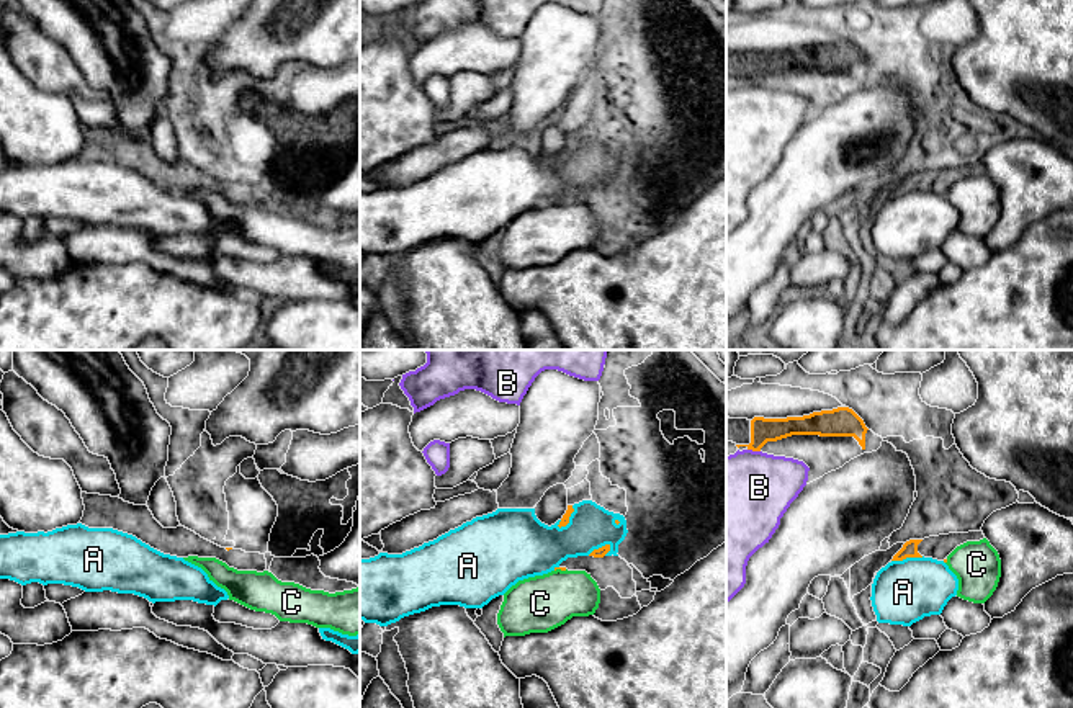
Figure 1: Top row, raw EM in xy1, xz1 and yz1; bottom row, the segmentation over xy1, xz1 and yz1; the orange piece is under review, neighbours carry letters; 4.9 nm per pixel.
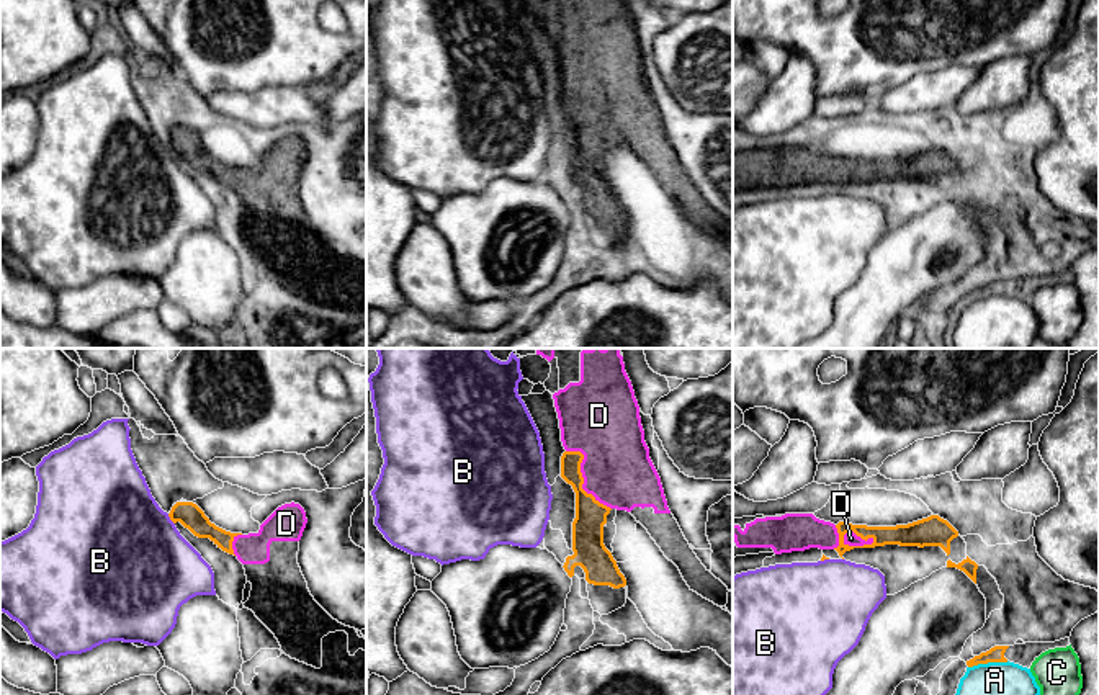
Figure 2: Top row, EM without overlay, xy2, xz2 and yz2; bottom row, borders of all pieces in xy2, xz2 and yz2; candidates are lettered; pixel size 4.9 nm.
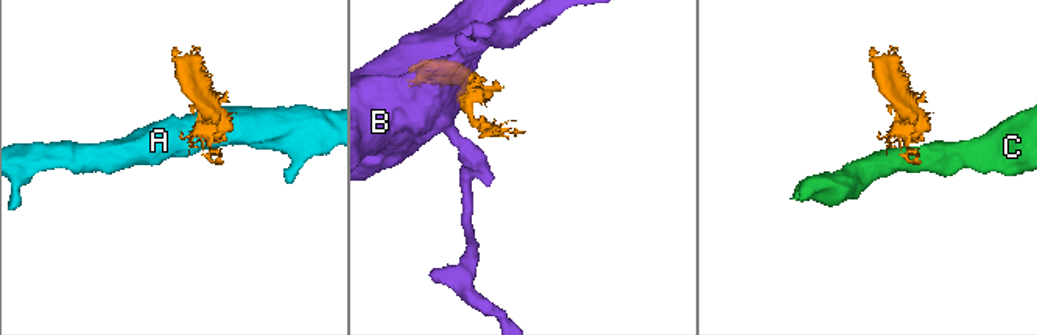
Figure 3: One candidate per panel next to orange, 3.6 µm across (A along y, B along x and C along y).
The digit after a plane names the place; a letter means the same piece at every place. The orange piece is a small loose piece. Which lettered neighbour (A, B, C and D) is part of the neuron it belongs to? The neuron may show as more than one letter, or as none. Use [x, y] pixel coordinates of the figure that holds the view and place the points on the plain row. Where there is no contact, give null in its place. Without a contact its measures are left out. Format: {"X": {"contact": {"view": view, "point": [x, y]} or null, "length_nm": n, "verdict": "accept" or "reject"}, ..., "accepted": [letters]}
{"A": {"contact": {"view": "yz2", "point": [988, 295]}, "length_nm": 200, "verdict": "reject"}, "B": {"contact": {"view": "yz1", "point": [754, 84]}, "length_nm": 70, "verdict": "reject"}, "C": {"contact": {"view": "xz1", "point": [560, 201]}, "length_nm": 60, "verdict": "reject"}, "D": {"contact": {"view": "xz2", "point": [583, 112]}, "length_nm": 360, "verdict": "accept"}, "accepted": ["D"]}

